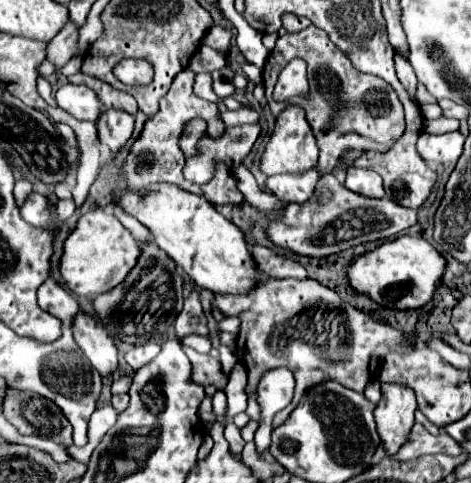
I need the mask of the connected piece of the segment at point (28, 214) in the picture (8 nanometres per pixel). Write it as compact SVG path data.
M32 192L26 196L24 204L20 206L20 216L28 224L48 224L48 202L46 196Z

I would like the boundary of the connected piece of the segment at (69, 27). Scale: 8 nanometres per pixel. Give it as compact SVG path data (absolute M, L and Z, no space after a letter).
M68 22L50 42L46 48L46 60L50 60L56 70L60 70L72 56L78 54L78 26Z

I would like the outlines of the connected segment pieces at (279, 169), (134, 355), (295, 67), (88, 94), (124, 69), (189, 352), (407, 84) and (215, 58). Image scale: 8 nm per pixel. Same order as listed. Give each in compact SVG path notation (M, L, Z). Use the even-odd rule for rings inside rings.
M288 106L278 118L274 132L270 134L270 140L266 144L266 150L260 158L260 170L266 176L274 174L304 174L310 168L316 166L318 160L318 148L316 148L316 138L312 136L312 130L306 122L304 110L298 106Z
M154 342L144 343L140 346L136 346L126 354L126 362L132 370L138 370L142 368L144 364L148 364L148 360L152 360L156 354L160 352L160 344L154 344Z
M296 58L292 60L278 78L278 84L272 92L272 98L276 102L286 102L288 98L302 96L308 98L308 78L306 78L306 64L304 60Z
M64 84L56 92L56 102L62 110L70 112L74 118L96 122L96 116L104 110L102 102L96 98L96 92L84 84Z
M122 60L116 68L114 74L118 80L124 84L148 84L152 80L152 64L146 64L146 60Z
M184 346L186 356L190 358L194 370L192 370L192 380L196 380L202 386L216 386L218 390L224 390L226 386L226 374L222 372L222 364L218 358L210 356L210 354L200 354L192 348Z
M394 50L394 62L396 62L396 74L398 74L400 82L404 84L404 88L408 90L408 94L410 94L412 100L416 102L414 90L416 90L418 80L416 80L416 74L414 74L414 70L412 70L412 64L410 64L398 50Z
M200 46L194 52L188 68L198 74L198 72L214 72L214 70L220 70L224 66L226 66L226 58L220 52L212 50L210 46Z

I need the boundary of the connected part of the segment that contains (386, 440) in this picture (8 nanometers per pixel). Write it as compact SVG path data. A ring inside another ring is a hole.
M382 384L382 400L378 402L374 416L388 456L394 456L408 442L416 408L416 396L412 396L410 388L404 388L402 384Z

